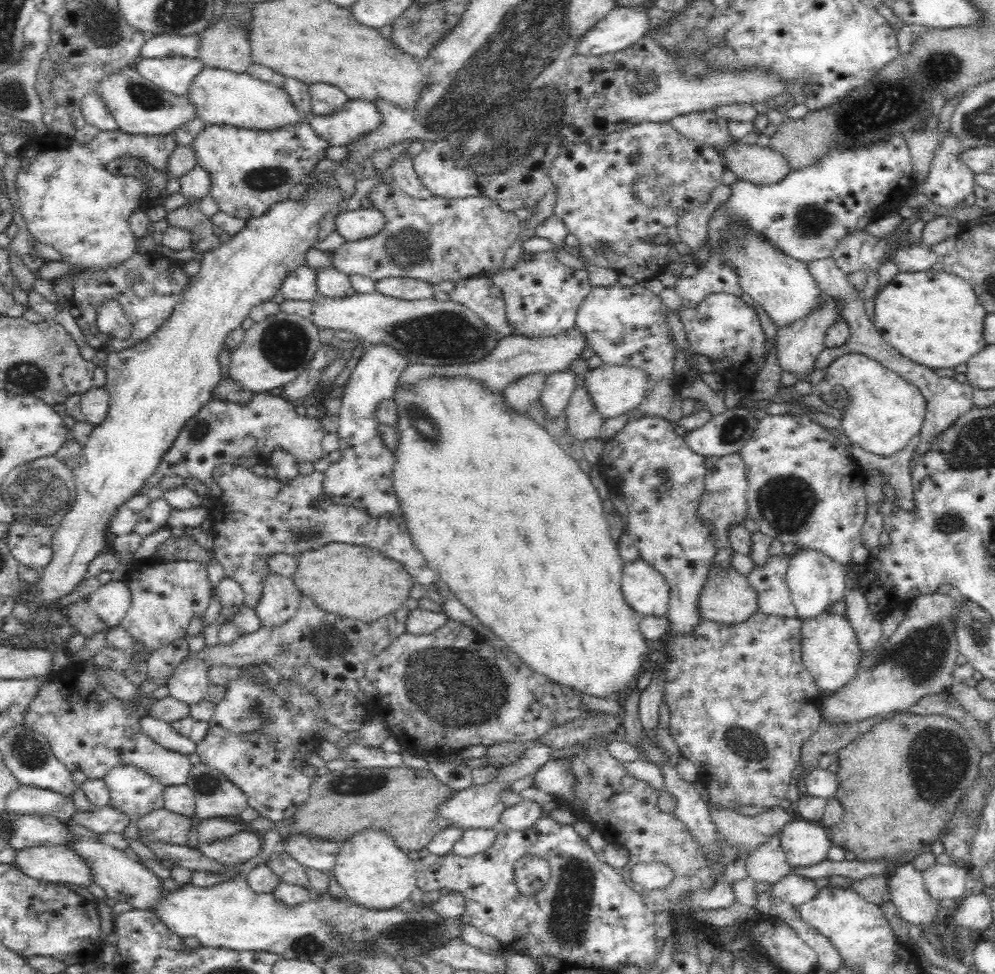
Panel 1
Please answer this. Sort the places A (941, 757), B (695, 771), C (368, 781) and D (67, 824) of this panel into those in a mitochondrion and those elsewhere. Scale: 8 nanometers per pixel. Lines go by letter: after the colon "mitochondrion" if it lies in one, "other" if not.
A: mitochondrion
B: other
C: mitochondrion
D: other

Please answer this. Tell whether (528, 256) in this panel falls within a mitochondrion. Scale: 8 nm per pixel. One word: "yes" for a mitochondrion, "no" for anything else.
no

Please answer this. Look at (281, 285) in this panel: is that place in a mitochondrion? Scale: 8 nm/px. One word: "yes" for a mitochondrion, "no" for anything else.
no

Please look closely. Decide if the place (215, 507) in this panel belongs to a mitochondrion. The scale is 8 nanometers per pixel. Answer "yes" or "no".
no

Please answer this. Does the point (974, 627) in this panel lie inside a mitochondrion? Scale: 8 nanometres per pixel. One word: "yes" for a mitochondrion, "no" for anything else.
yes

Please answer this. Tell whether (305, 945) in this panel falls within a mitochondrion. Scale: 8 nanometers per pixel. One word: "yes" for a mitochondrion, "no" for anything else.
yes

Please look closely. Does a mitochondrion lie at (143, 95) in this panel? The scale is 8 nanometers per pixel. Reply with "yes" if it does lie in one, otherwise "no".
yes

